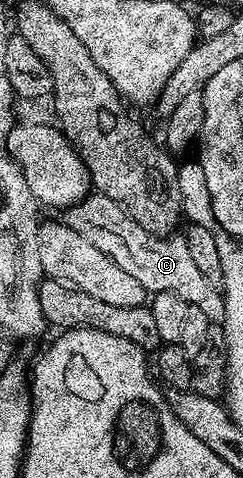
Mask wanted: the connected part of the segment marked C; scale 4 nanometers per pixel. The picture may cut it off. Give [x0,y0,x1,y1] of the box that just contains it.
[63,194,224,322]

